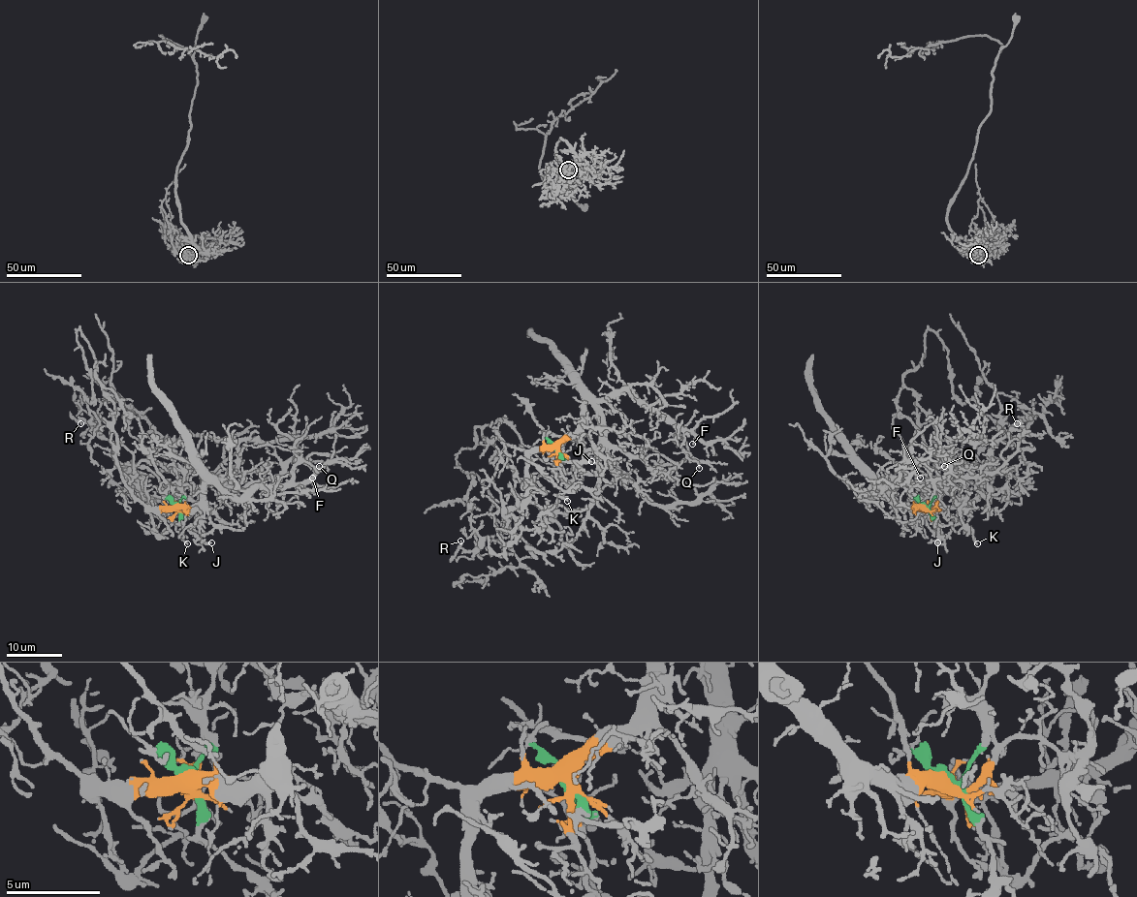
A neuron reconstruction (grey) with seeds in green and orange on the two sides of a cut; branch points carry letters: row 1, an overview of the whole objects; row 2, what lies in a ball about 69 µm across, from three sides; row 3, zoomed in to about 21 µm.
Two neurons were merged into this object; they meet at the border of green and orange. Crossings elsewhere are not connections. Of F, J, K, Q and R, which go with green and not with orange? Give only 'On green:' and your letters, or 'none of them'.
On green: J, K, R

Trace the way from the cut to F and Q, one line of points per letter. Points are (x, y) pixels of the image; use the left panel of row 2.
F: (176, 508), (195, 508), (207, 483), (248, 497), (259, 487), (299, 484), (316, 474), (312, 478)
Q: (176, 508), (195, 508), (207, 483), (248, 497), (258, 487), (286, 483), (300, 461), (319, 465)

